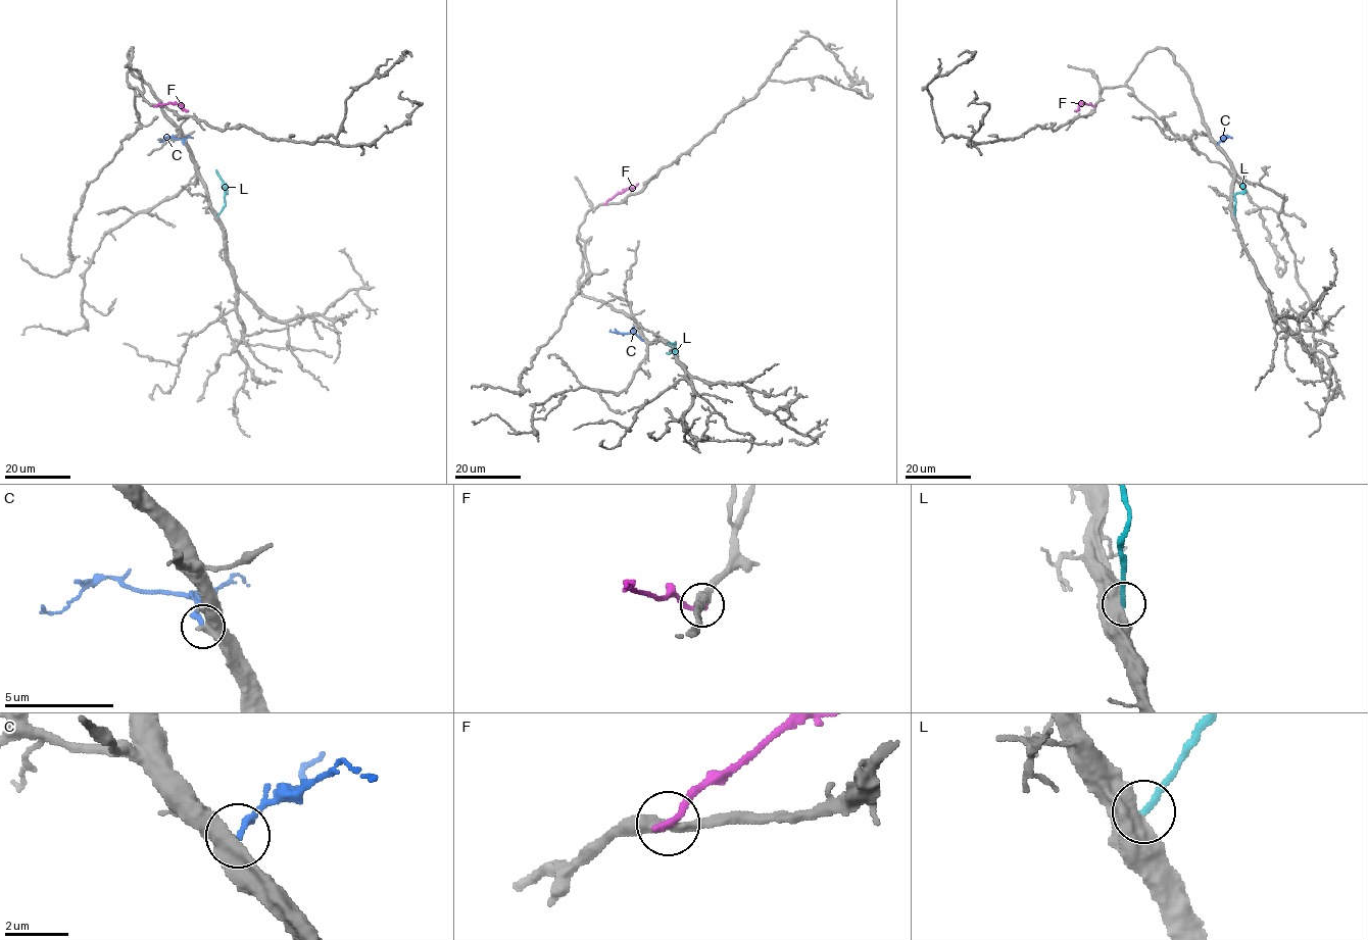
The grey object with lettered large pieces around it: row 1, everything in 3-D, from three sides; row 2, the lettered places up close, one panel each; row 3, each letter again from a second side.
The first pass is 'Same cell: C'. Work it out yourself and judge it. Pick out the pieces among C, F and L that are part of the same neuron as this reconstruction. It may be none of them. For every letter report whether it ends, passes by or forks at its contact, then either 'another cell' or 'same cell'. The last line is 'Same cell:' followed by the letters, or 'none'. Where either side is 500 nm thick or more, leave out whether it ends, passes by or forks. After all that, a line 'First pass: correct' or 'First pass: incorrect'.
C: it ends; same cell
F: it ends; another cell
L: another cell
Same cell: C
First pass: correct

